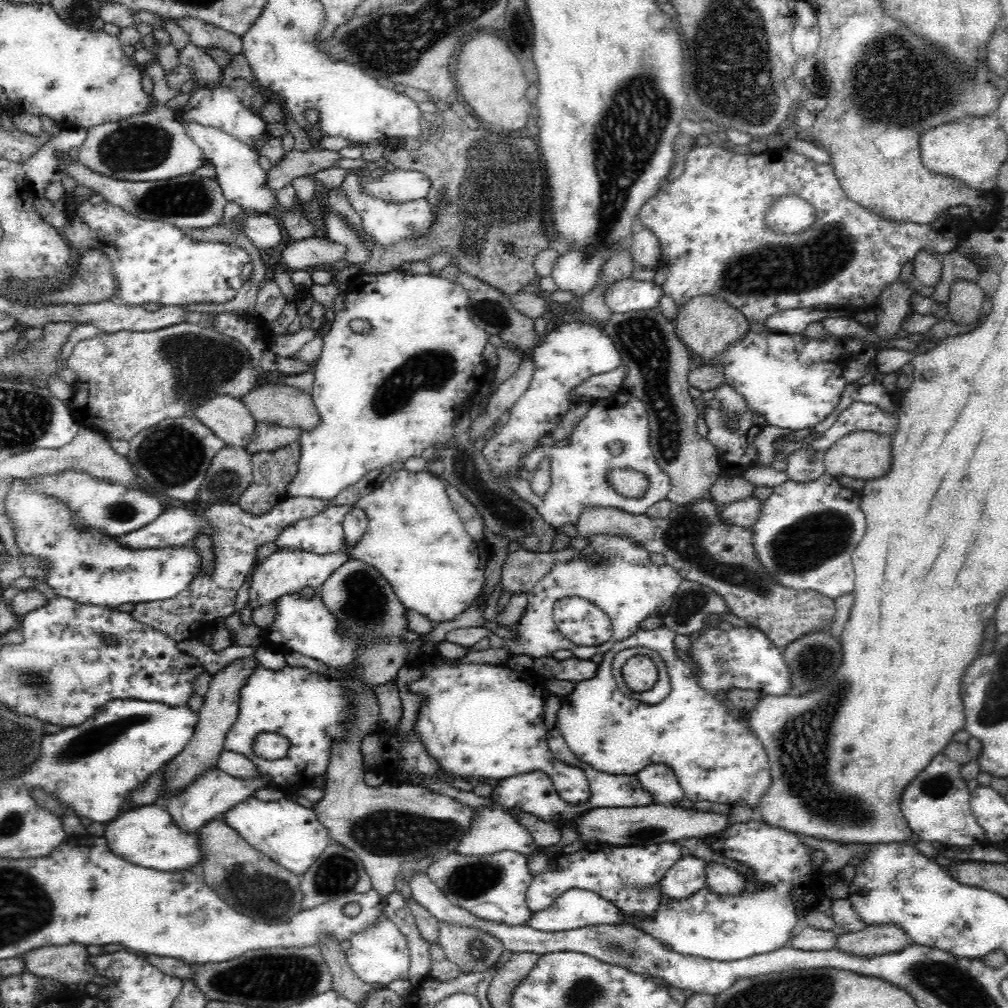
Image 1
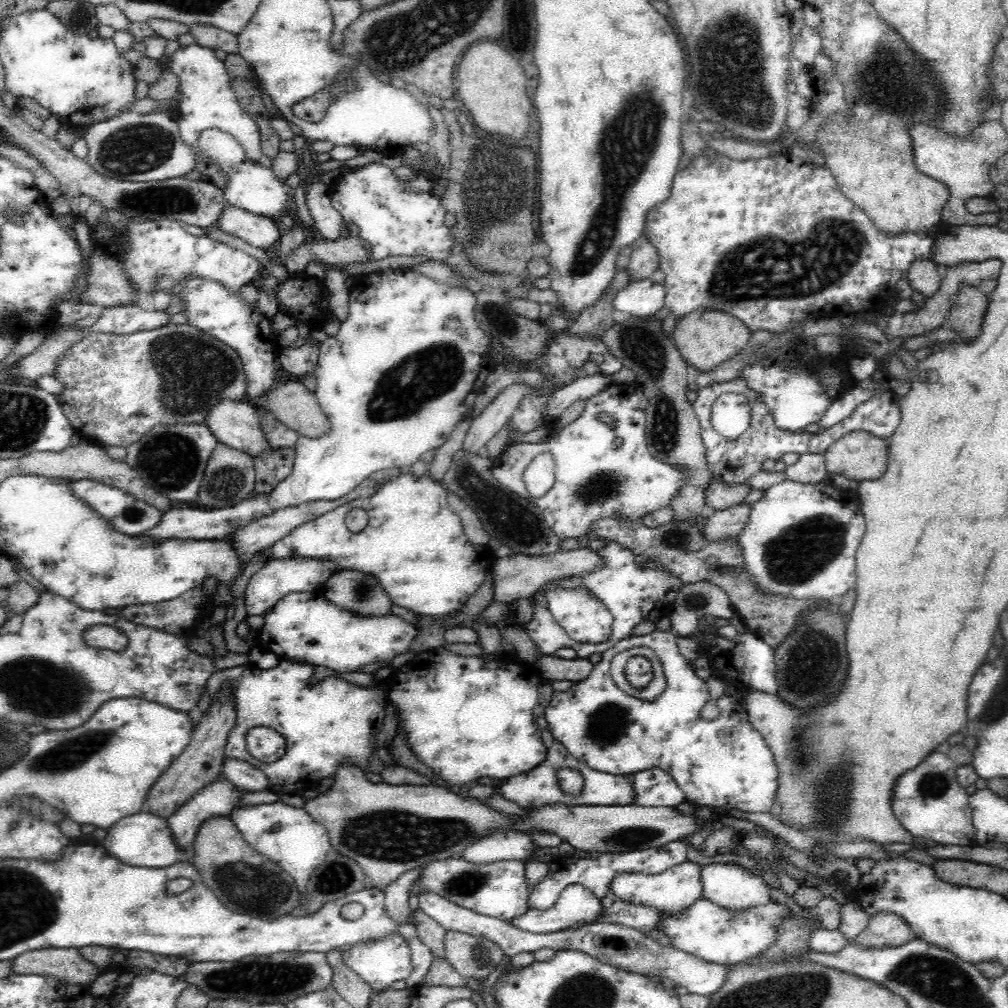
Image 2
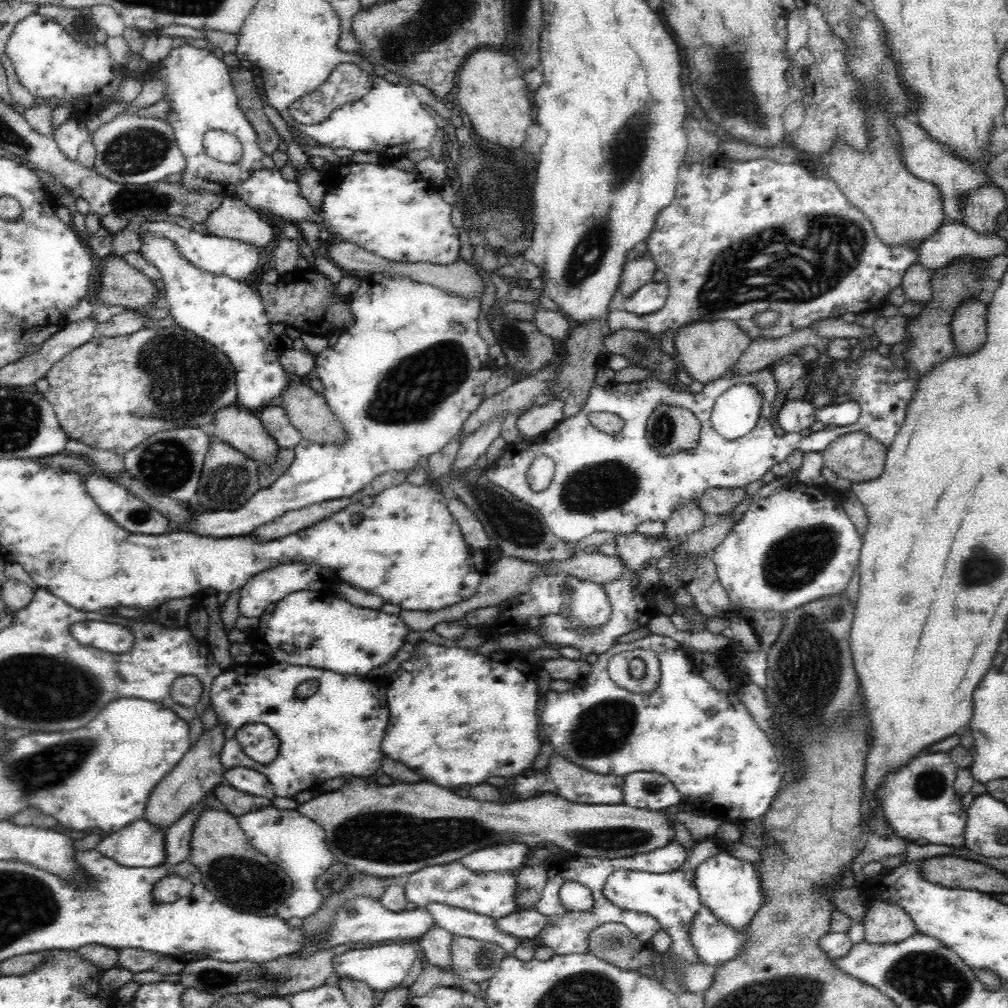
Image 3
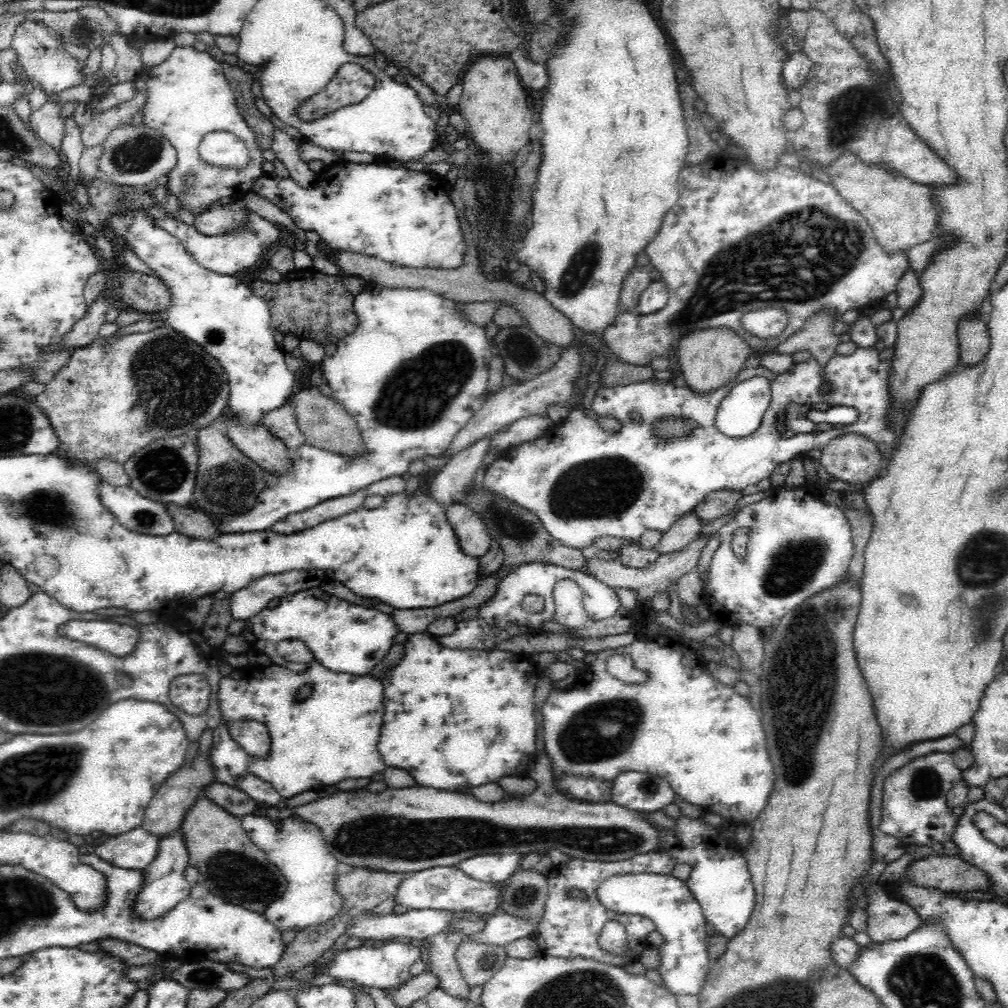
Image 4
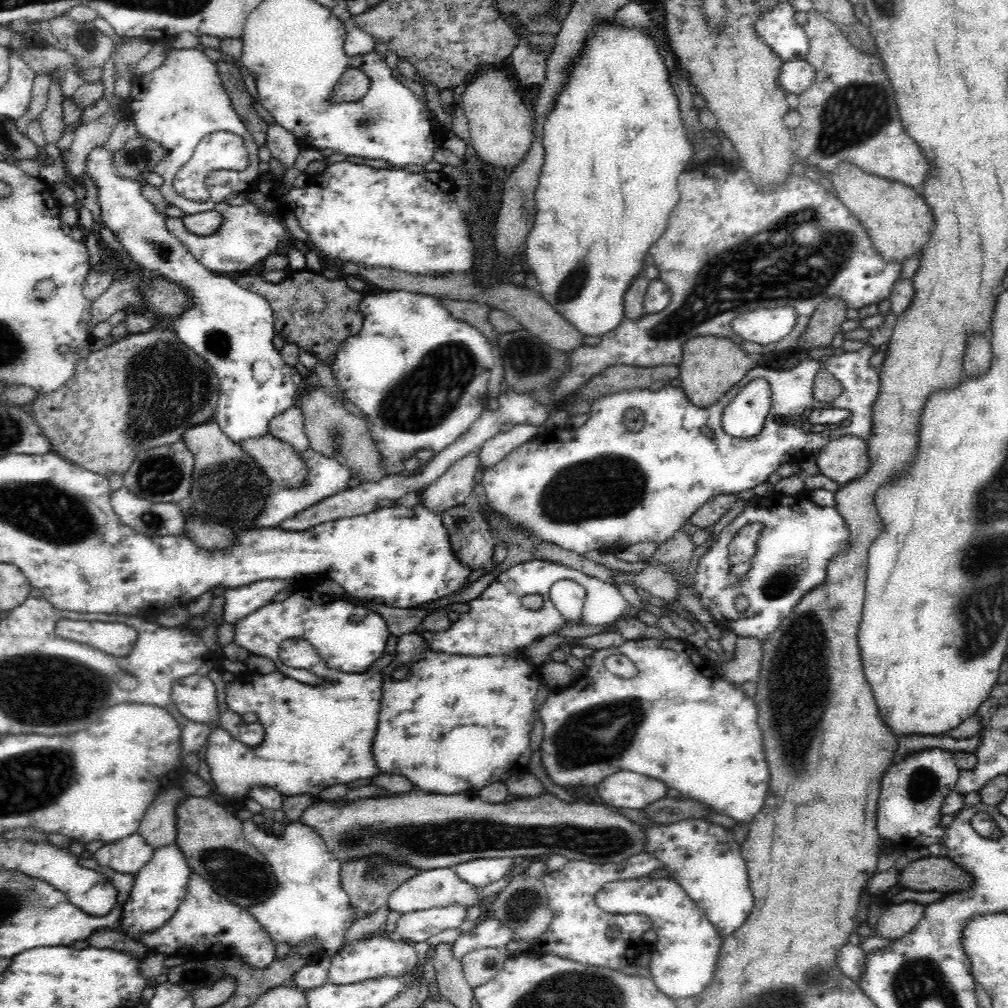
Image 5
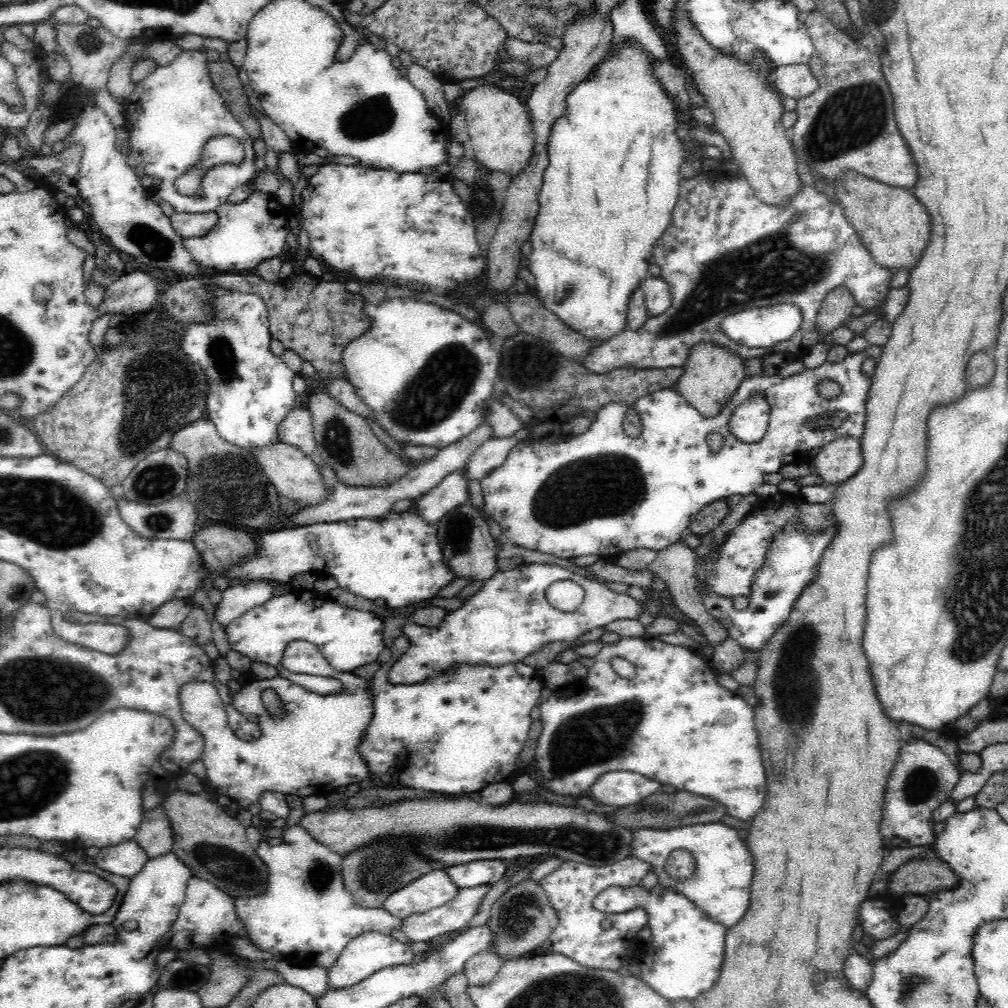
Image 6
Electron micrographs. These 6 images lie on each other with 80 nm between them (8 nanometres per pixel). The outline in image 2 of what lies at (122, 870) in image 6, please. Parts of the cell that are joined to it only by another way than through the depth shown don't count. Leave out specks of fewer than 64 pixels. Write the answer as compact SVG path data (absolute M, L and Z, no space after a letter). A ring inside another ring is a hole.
M146 810L122 817L113 824L106 832L106 836L102 836L102 847L106 849L108 855L116 857L122 863L137 867L164 868L170 864L180 863L187 857L192 859L191 852L182 851L176 847L167 820Z

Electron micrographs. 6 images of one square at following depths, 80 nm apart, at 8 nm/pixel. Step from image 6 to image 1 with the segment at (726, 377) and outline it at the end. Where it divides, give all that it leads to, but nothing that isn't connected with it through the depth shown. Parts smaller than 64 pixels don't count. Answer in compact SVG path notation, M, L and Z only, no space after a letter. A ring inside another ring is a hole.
M702 294L687 301L680 306L674 320L676 337L686 347L688 354L699 357L702 364L711 364L714 357L719 357L733 342L740 341L750 328L747 317L739 309L735 309L720 297L710 295Z

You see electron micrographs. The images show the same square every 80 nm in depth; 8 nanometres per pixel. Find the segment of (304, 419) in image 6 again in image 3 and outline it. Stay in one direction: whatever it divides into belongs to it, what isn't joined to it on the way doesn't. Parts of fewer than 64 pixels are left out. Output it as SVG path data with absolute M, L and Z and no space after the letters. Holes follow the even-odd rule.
M280 404L266 407L258 414L258 418L280 449L293 449L303 439Z

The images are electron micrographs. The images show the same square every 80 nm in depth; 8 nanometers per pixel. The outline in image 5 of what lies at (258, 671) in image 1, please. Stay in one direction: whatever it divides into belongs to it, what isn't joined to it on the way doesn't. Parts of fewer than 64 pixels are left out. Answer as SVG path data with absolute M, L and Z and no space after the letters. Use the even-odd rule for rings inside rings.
M303 639L286 640L280 646L280 658L287 667L304 669L329 680L324 688L315 688L300 684L295 679L276 671L268 676L240 676L225 689L226 704L236 714L258 714L258 722L264 727L262 742L256 747L248 747L236 740L226 728L220 726L220 713L217 703L217 689L208 677L190 675L173 684L172 700L186 719L212 725L207 736L206 765L220 794L231 804L244 804L250 798L249 790L256 787L268 787L285 796L305 794L318 796L325 788L334 784L348 784L361 778L371 779L379 769L372 757L372 740L376 734L379 720L380 700L382 697L382 675L378 672L346 673L329 668L321 660L318 652Z

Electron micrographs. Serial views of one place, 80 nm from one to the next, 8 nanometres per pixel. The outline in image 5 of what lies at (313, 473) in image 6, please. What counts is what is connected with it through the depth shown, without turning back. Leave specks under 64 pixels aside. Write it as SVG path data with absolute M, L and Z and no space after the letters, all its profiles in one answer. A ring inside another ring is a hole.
M268 433L241 441L240 445L261 466L270 482L276 482L276 486L296 489L305 480L307 467L291 444Z

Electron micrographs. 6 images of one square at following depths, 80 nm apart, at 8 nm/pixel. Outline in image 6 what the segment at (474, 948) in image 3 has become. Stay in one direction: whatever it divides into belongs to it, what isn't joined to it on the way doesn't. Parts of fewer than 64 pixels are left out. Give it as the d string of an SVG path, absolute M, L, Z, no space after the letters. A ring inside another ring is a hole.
M483 950L465 962L463 974L472 986L487 985L494 980L503 963L502 957L494 955L492 951Z

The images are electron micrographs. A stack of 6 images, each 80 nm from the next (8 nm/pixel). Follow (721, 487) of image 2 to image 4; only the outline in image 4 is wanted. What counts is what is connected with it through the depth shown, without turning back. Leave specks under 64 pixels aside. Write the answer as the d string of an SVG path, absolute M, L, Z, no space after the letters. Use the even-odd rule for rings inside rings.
M736 489L708 493L708 496L705 496L704 500L701 500L700 504L695 508L694 515L698 517L700 524L716 520L716 518L732 512L734 505L741 497L742 493Z

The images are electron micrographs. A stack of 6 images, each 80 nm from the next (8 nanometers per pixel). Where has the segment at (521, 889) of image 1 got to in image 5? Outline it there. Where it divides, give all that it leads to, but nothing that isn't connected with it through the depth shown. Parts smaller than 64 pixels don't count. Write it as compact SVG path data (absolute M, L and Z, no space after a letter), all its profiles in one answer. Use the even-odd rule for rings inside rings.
M433 868L430 870L422 870L416 876L409 877L389 896L387 906L389 911L398 912L400 916L409 912L429 910L430 908L445 908L464 905L472 907L480 902L480 889L476 889L467 881L460 880L456 876L454 868Z

